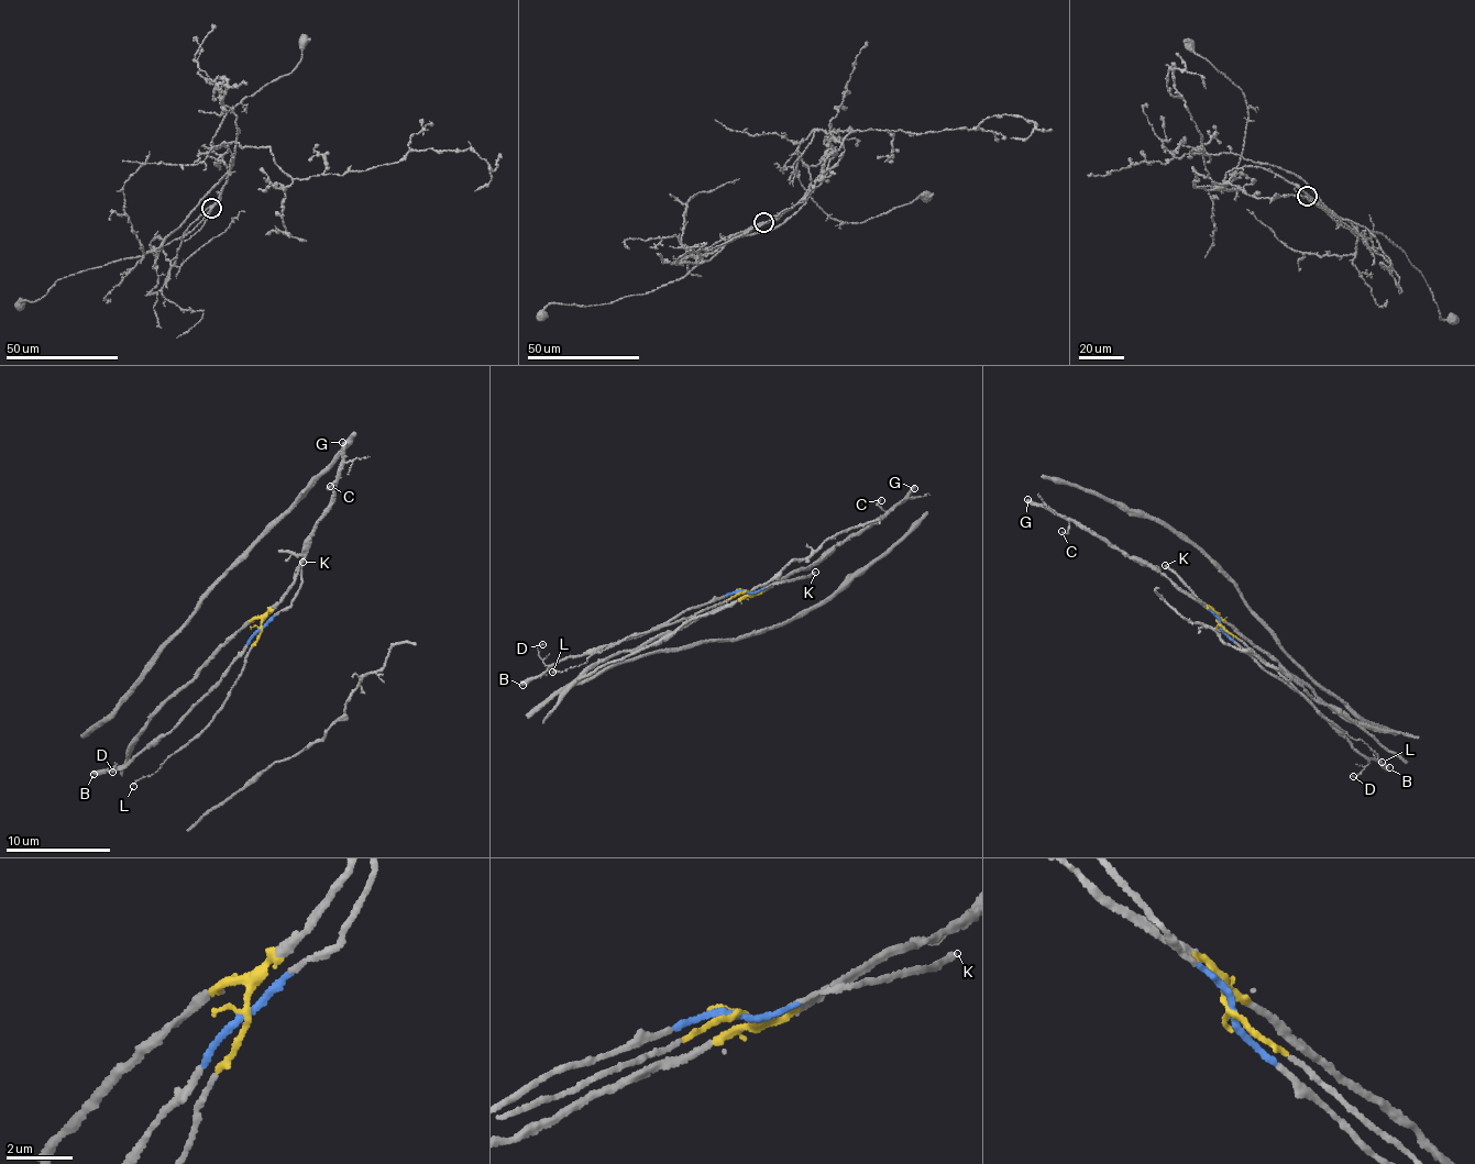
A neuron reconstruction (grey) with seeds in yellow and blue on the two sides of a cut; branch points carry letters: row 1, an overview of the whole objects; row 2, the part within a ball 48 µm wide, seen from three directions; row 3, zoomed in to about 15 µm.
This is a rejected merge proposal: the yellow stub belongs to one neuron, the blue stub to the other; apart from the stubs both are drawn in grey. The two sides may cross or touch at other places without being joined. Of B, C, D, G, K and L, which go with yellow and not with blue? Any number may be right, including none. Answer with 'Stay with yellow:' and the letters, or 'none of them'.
Stay with yellow: C, G, L

